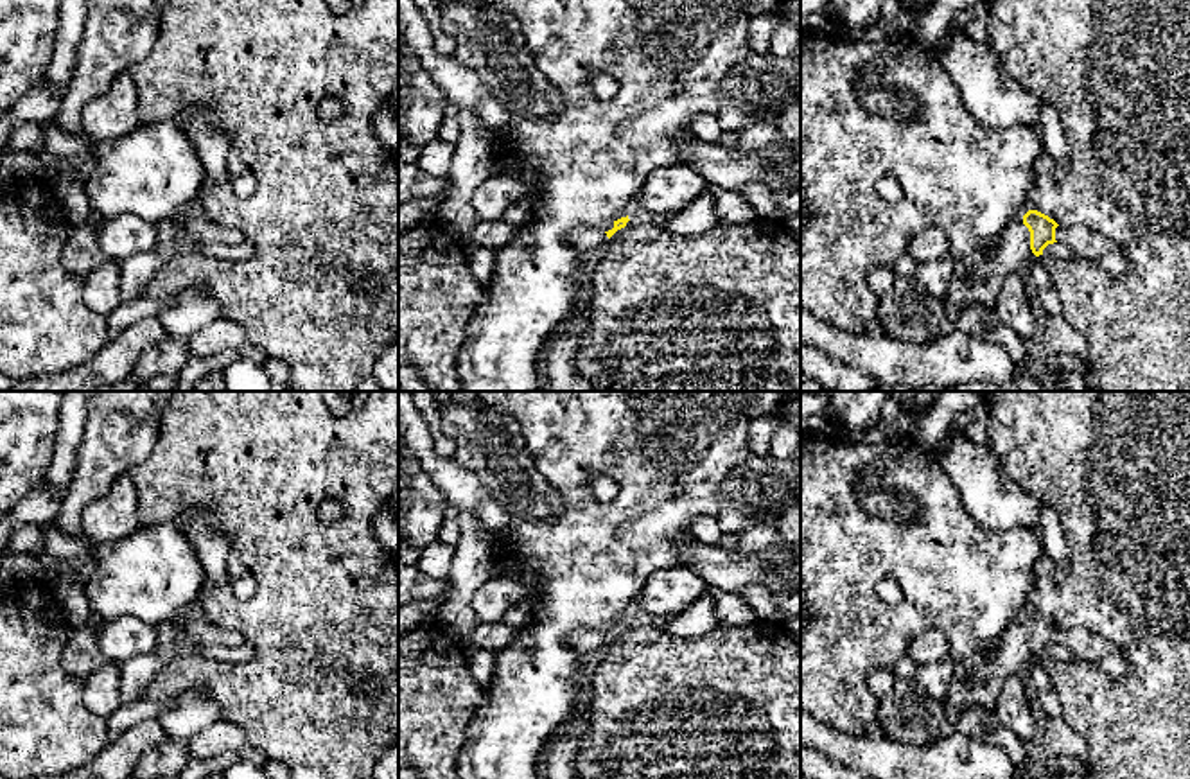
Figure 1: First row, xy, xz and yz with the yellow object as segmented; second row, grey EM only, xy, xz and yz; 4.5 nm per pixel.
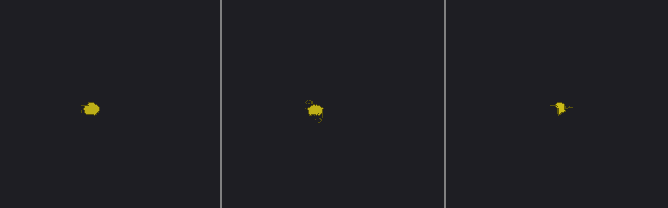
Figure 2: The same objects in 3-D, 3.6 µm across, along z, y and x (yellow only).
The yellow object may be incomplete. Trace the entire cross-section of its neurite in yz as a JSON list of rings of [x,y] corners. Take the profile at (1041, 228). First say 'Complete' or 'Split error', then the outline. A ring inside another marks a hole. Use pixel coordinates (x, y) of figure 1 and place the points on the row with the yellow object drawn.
Split error. [[[1028,210],[955,262],[951,287],[944,298],[944,321],[933,337],[958,330],[957,318],[966,303],[994,309],[1005,278],[1054,242],[1066,244],[1077,258],[1093,264],[1098,264],[1104,253],[1120,249],[1113,239],[1088,226],[1059,226],[1048,215]]]

